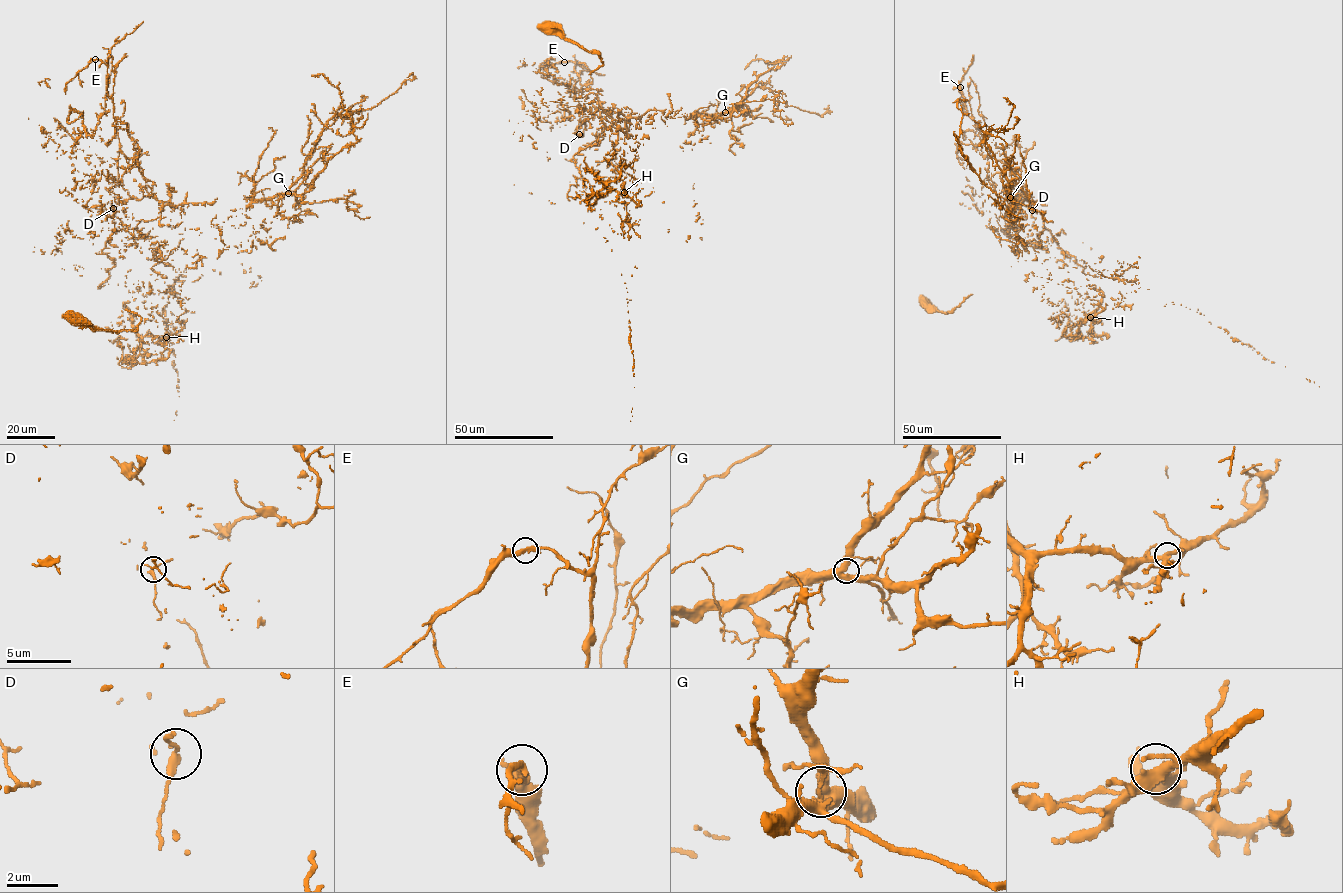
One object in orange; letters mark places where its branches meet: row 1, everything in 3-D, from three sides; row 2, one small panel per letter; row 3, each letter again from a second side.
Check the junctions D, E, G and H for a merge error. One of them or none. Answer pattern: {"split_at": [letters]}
{"split_at": ["D"]}

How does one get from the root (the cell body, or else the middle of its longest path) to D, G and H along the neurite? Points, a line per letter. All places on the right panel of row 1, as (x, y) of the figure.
D: (922, 303), (951, 312), (1001, 246), (998, 234), (1011, 223), (993, 175), (1023, 201), (1031, 197), (1033, 210)
G: (922, 303), (951, 312), (972, 294), (1011, 227), (996, 173), (1021, 199), (1013, 228), (1010, 197)
H: (922, 303), (951, 312), (1001, 246), (1000, 173), (1005, 229), (1086, 266), (1090, 317)

